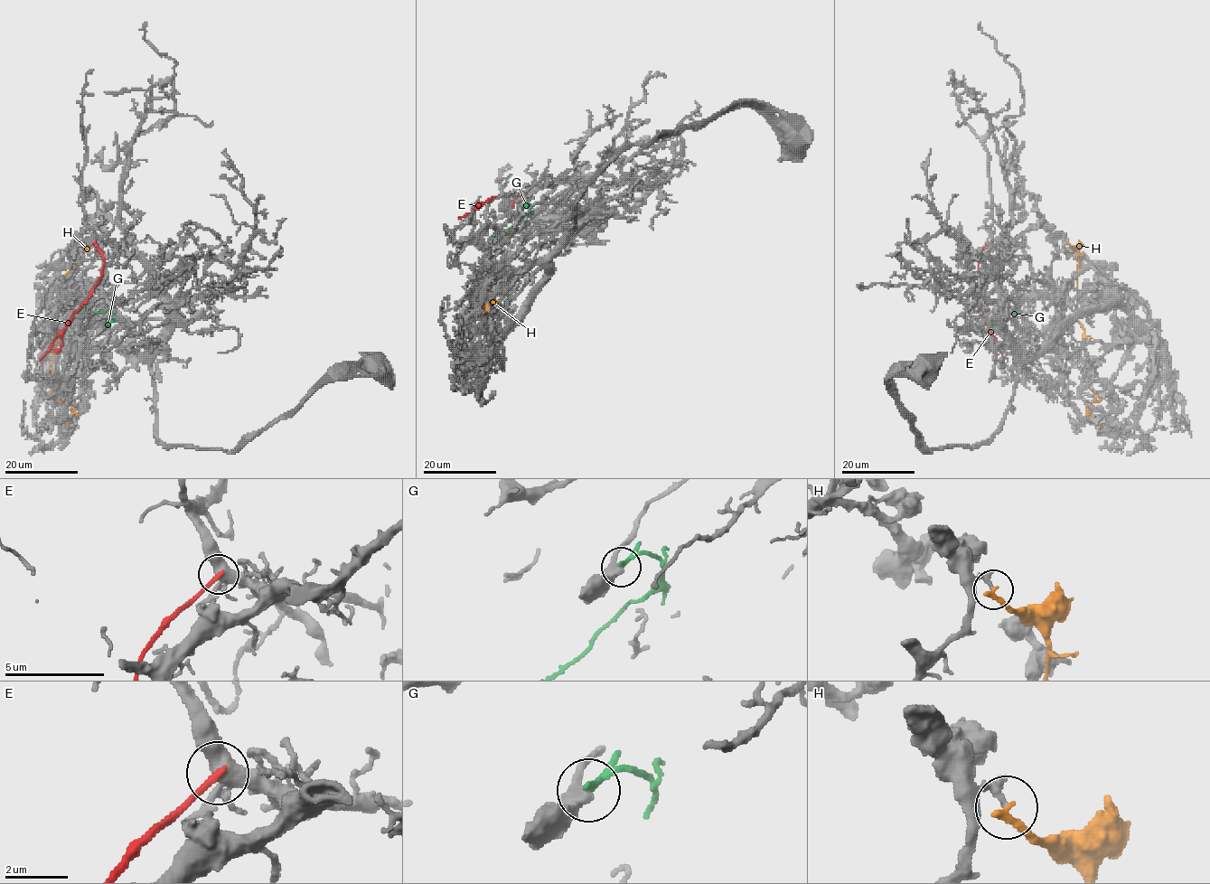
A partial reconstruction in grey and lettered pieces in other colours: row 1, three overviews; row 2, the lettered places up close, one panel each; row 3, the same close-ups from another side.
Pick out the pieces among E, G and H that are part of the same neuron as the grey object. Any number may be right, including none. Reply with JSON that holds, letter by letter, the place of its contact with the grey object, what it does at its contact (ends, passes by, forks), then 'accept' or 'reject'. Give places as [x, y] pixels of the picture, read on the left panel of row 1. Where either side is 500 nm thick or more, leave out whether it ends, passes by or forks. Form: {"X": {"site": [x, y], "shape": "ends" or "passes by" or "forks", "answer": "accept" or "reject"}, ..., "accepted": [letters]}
{"E": {"site": [94, 239], "shape": "ends", "answer": "reject"}, "G": {"site": [104, 326], "shape": "ends", "answer": "reject"}, "H": {"site": [96, 242], "shape": "ends", "answer": "reject"}, "accepted": []}

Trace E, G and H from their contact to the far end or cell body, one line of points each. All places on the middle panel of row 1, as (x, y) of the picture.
E: (513, 207), (513, 202), (522, 192), (520, 194), (511, 192), (492, 197), (470, 213), (458, 217)
G: (522, 208), (529, 208), (529, 211), (514, 225), (501, 234), (492, 234)
H: (515, 282), (501, 292), (474, 292), (469, 307), (474, 315), (491, 302), (485, 315)

